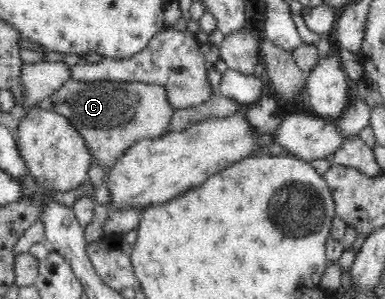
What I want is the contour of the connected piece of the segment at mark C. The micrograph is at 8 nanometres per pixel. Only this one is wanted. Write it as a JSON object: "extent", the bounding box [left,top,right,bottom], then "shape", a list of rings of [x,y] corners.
{"extent":[41,79,175,168],"shape":[[[69,79],[43,99],[41,107],[66,117],[85,140],[92,159],[103,168],[112,166],[137,140],[154,138],[170,131],[175,112],[167,100],[165,88],[149,80],[99,80],[88,83]]]}

